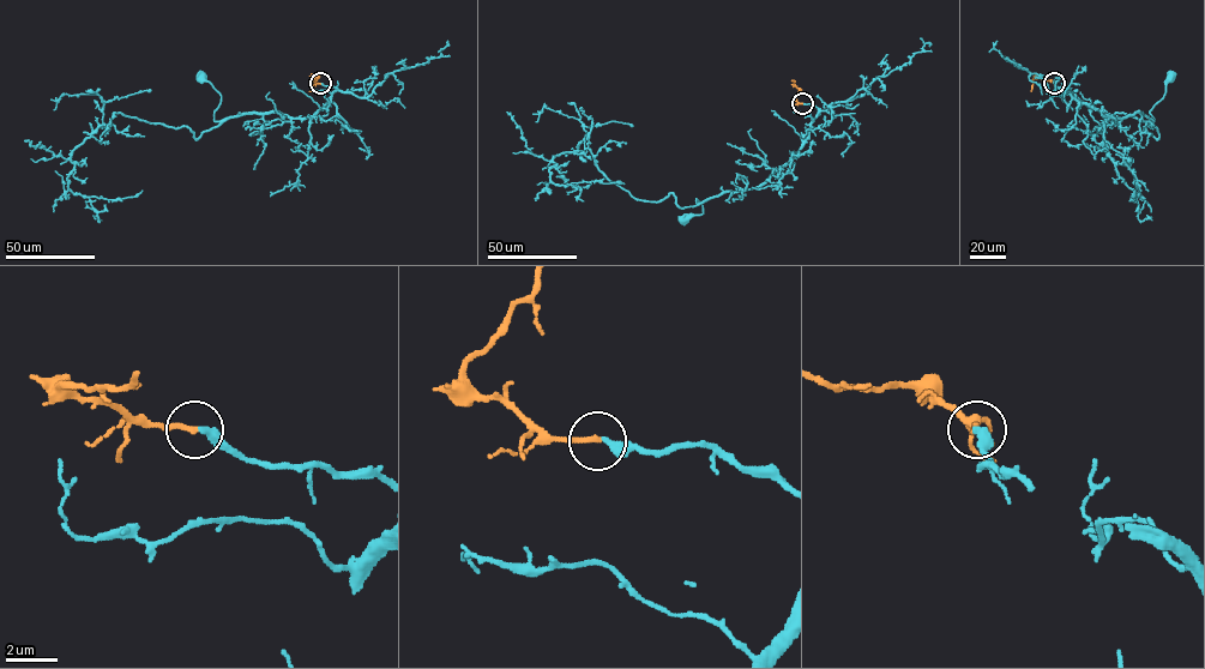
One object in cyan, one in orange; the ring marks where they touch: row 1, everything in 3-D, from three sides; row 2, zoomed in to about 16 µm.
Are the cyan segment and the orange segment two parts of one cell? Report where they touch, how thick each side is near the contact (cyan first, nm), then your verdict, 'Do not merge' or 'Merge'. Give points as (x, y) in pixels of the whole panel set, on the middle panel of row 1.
Place: (802, 103). Thickness 320 nm (cyan) against 240 nm. Merge

